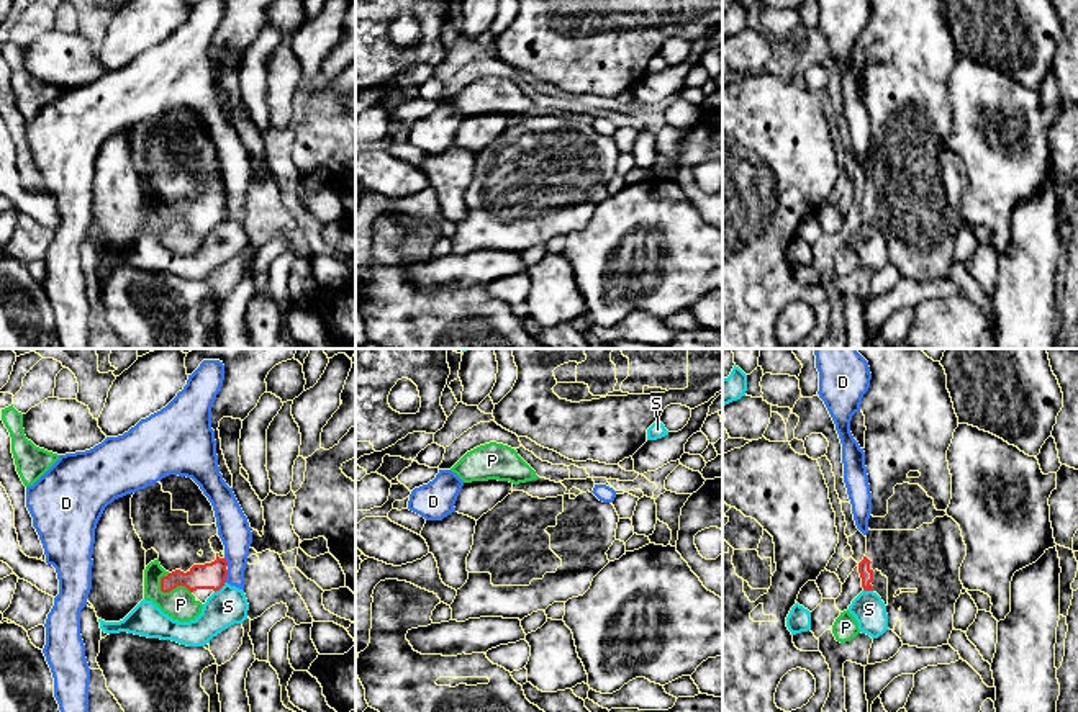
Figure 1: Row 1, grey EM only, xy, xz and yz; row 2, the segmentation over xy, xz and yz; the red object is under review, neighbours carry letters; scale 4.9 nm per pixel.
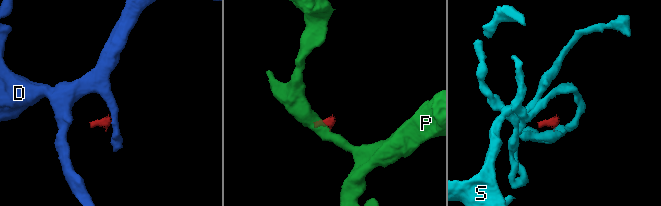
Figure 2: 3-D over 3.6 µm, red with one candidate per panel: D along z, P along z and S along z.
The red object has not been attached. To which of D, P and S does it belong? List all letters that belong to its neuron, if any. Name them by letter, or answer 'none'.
none

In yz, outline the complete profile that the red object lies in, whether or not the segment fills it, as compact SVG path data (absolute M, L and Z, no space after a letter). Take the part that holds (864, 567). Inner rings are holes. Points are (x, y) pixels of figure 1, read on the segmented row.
M857 349L868 362L872 380L862 398L865 416L865 466L872 493L872 514L867 532L867 553L858 563L863 591L876 593L886 606L888 629L903 645L937 648L949 643L953 630L955 602L962 594L960 566L967 545L960 525L947 516L952 499L952 475L947 450L958 417L947 390L947 375L940 362L914 349Z

